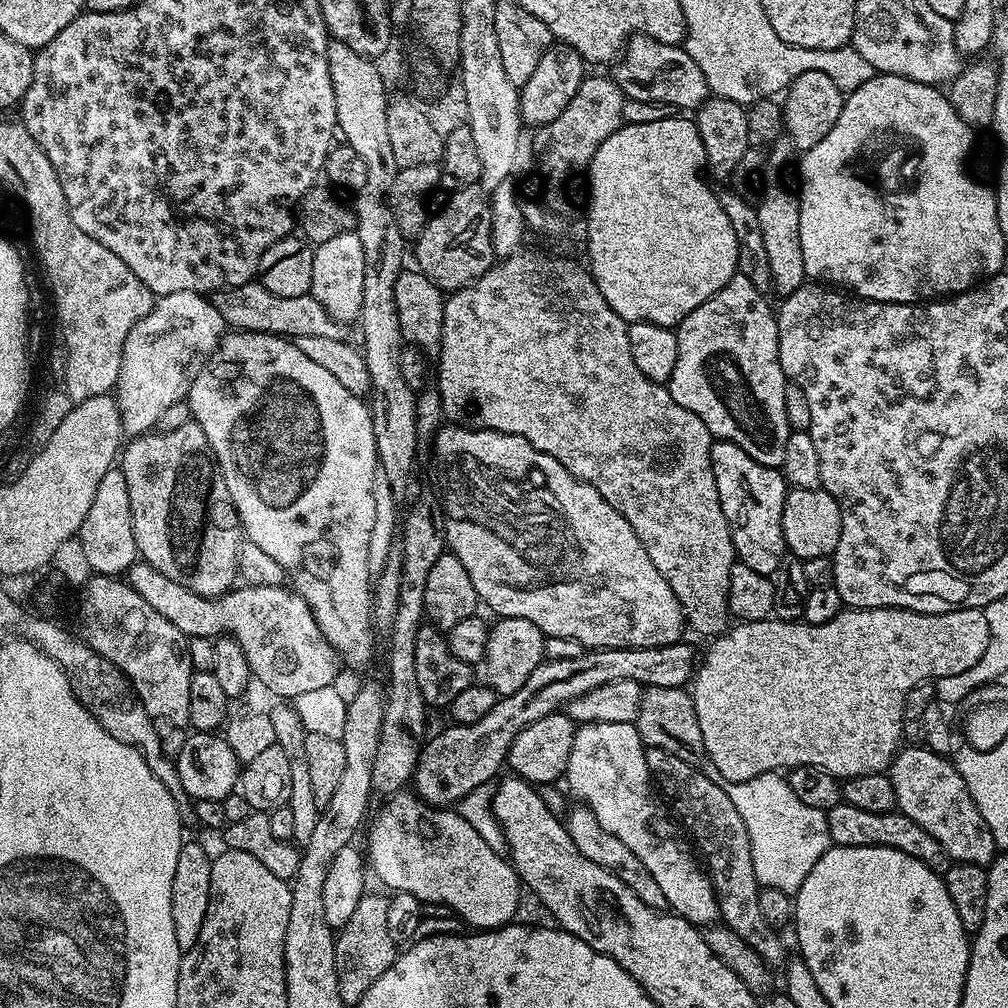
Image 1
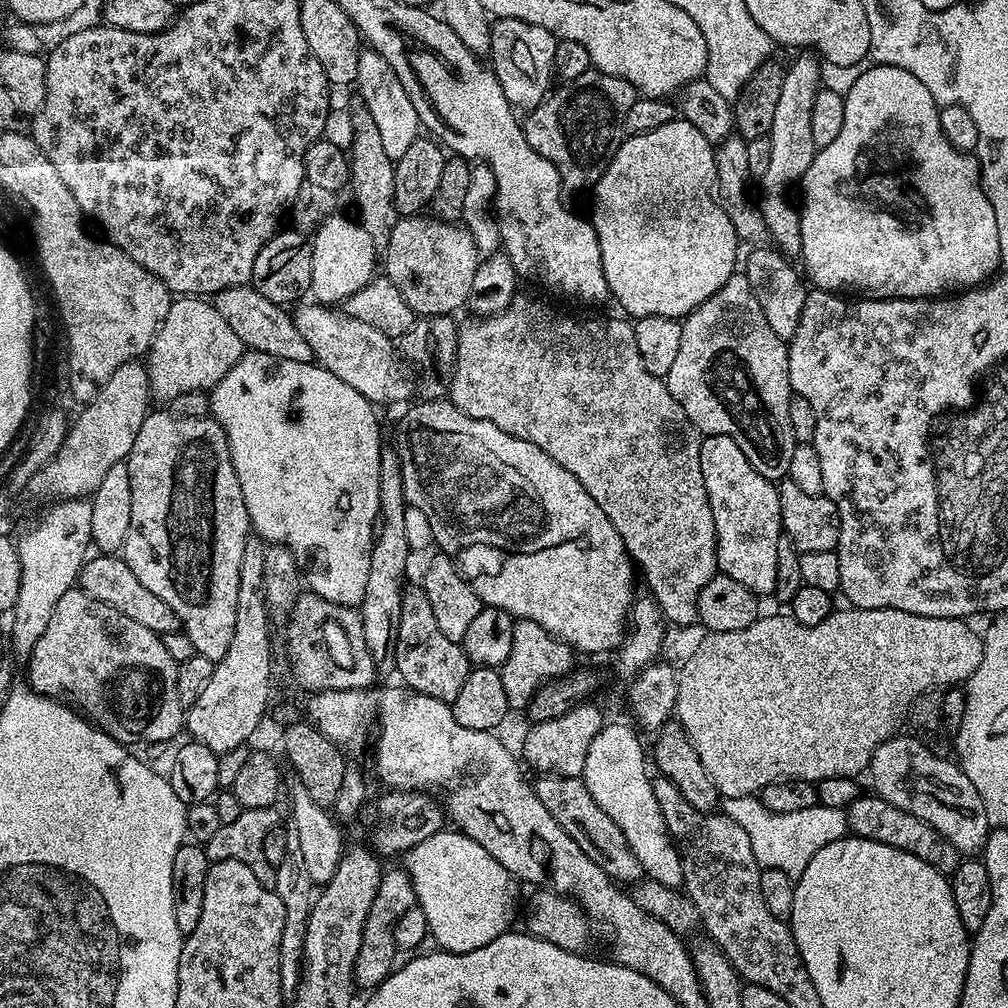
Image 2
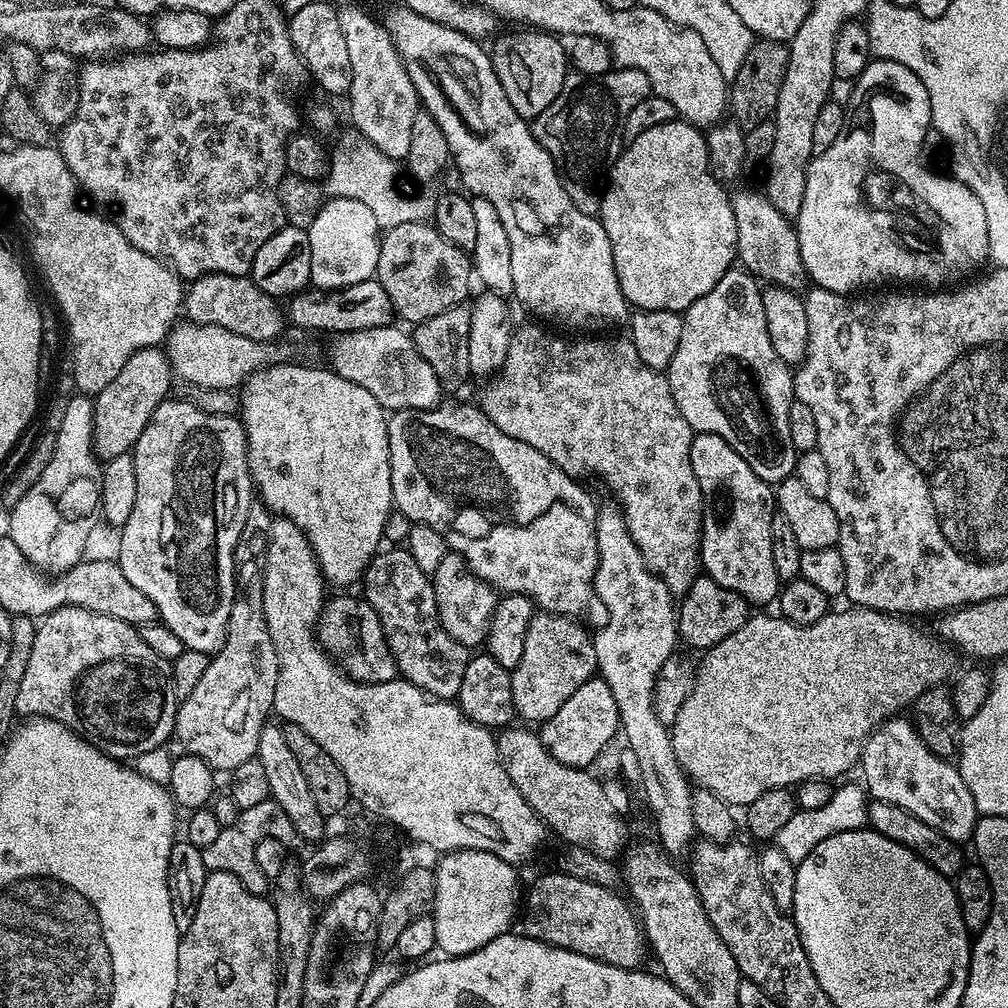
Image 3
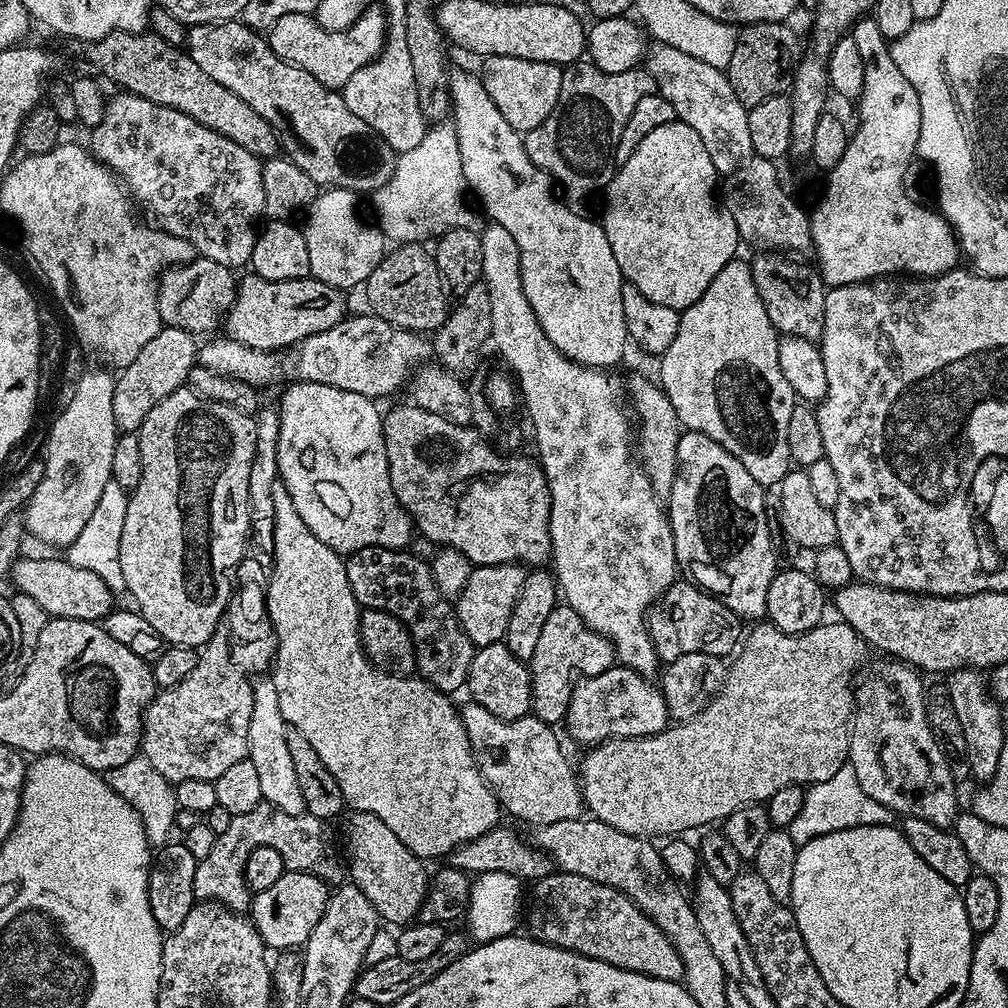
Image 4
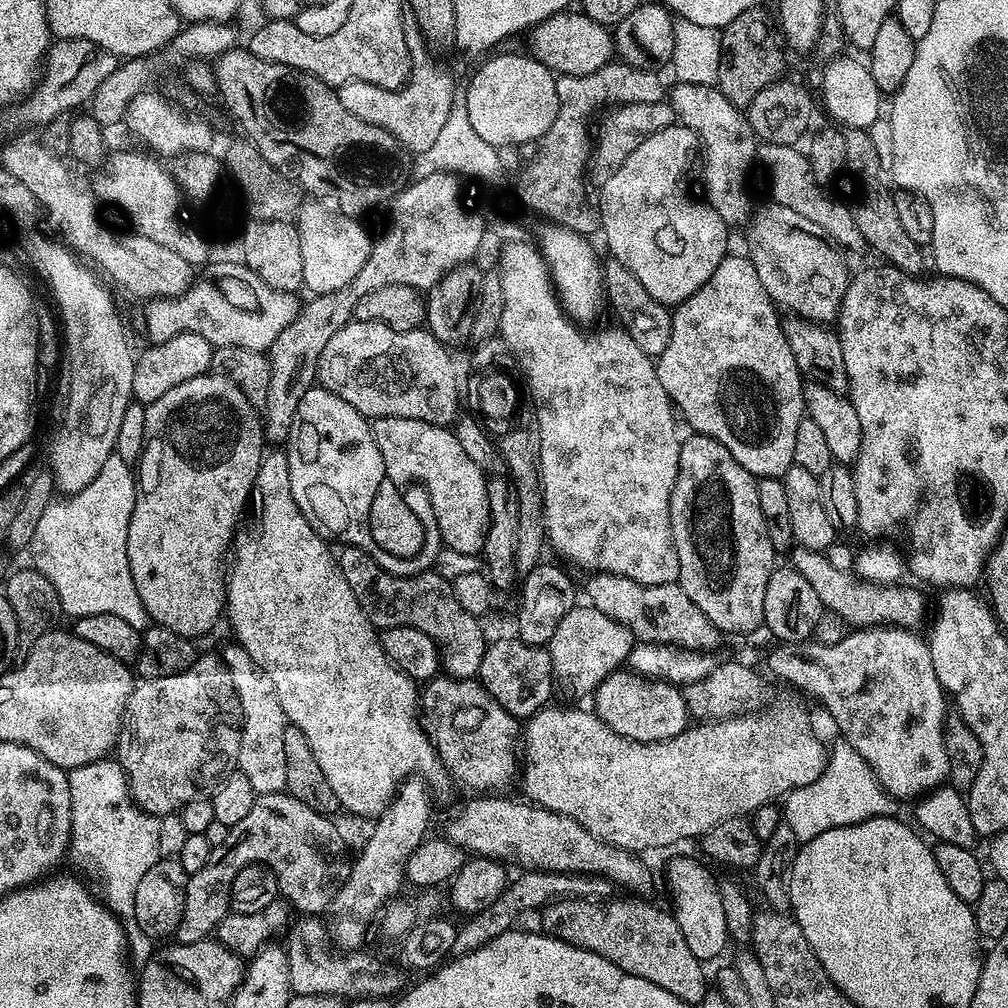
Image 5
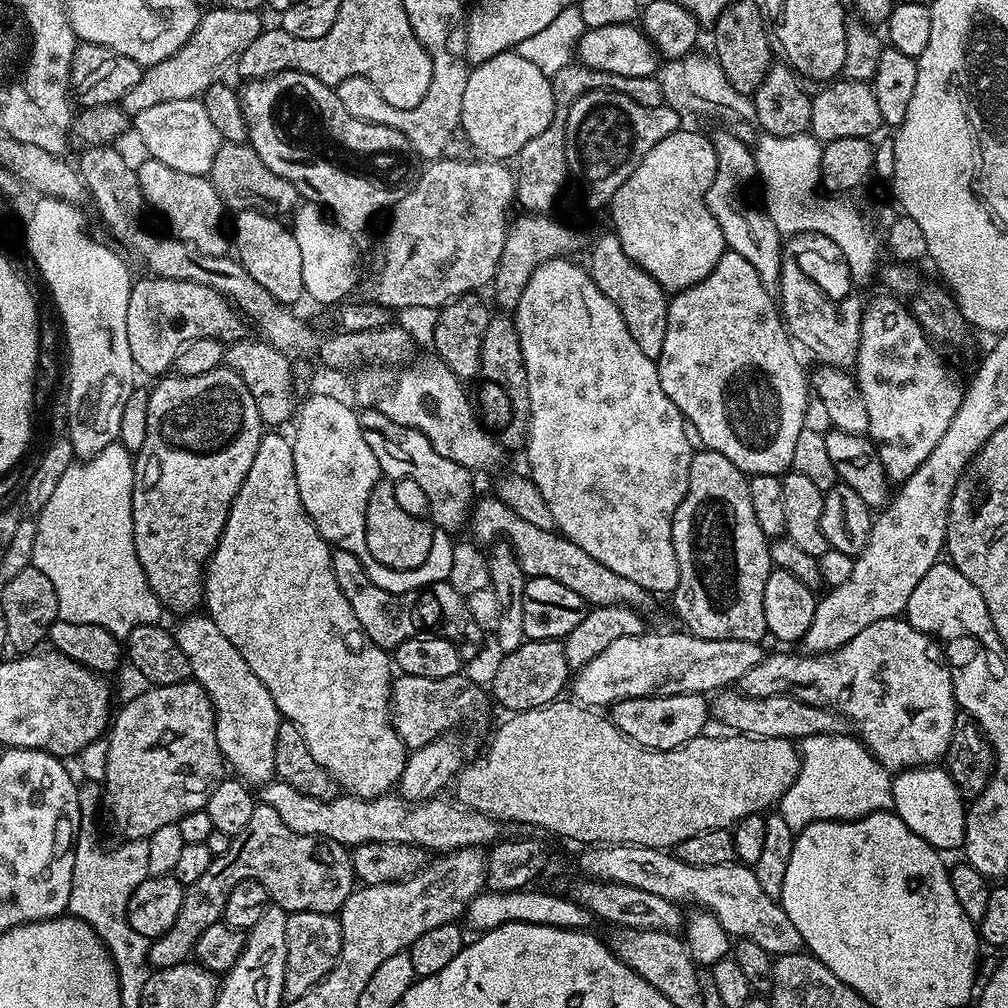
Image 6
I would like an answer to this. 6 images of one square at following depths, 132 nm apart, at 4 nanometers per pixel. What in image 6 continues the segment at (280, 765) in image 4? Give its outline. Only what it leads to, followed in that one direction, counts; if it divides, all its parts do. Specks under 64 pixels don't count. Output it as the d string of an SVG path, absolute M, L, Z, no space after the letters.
M188 614L177 628L174 635L178 646L186 658L192 663L192 680L206 690L216 711L216 737L220 752L224 756L227 767L232 768L237 777L252 786L263 786L276 774L274 766L274 746L278 742L278 726L282 717L278 706L274 706L274 698L270 698L270 690L246 666L246 658L238 654L238 650L214 626L214 622L206 614Z

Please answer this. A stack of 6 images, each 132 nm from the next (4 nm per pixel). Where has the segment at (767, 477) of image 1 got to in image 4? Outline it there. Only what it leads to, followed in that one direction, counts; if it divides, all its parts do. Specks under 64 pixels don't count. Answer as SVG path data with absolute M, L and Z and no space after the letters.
M681 431L680 441L678 442L678 458L676 459L676 477L672 483L671 490L666 493L666 511L668 513L668 521L672 527L672 533L674 534L676 562L679 571L691 583L698 585L699 588L703 588L711 596L716 596L726 606L730 606L730 610L734 610L734 614L738 614L741 621L744 622L748 622L748 620L752 620L751 622L759 621L767 613L766 590L770 590L770 582L776 577L778 571L778 565L776 565L778 557L775 548L772 546L770 526L766 522L765 495L765 485L756 481L754 474L750 474L750 470L746 470L746 466L742 466L742 462L738 462L738 458L734 458L734 454L730 454L730 450L726 450L721 444L714 442L714 438L706 438L706 434L701 432Z

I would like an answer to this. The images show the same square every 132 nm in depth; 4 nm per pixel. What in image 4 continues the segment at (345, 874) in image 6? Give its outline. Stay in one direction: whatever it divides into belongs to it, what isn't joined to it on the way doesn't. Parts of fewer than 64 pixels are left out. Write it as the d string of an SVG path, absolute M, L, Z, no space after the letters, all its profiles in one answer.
M261 802L258 806L254 806L254 810L233 816L230 827L216 836L210 854L206 854L206 858L196 862L194 894L197 901L220 904L232 912L247 913L251 909L254 893L248 889L244 877L246 858L250 858L250 854L258 850L258 846L266 846L266 842L278 840L278 836L280 840L284 840L284 844L286 840L290 840L290 846L284 846L282 854L285 869L294 872L311 870L325 882L333 882L332 880L336 879L339 881L342 864L340 860L340 864L336 861L338 844L337 841L336 844L332 841L332 832L328 829L331 827L325 821L297 812L288 808L275 808L272 804Z

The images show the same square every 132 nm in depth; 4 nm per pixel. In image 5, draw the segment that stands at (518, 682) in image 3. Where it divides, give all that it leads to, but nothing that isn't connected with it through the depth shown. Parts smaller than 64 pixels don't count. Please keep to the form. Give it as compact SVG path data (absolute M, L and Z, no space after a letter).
M577 604L558 622L552 639L546 645L557 695L568 700L566 702L580 702L586 696L591 697L597 686L627 661L635 645L636 641L626 627L592 605Z

